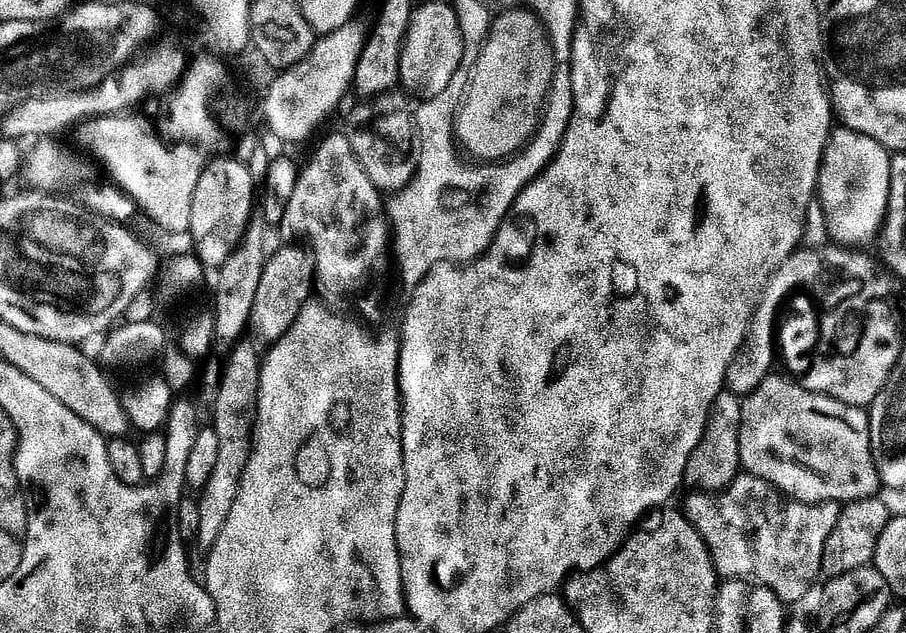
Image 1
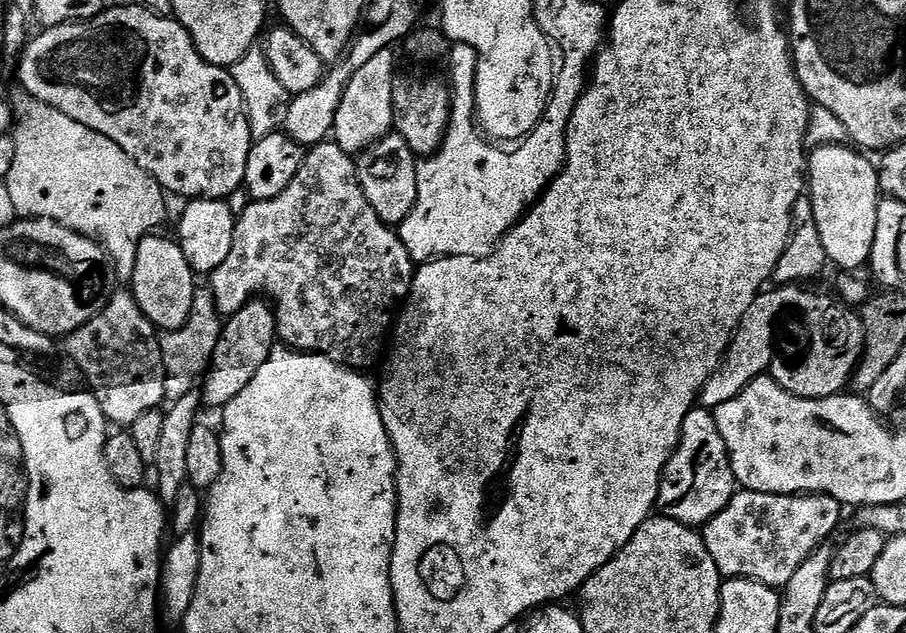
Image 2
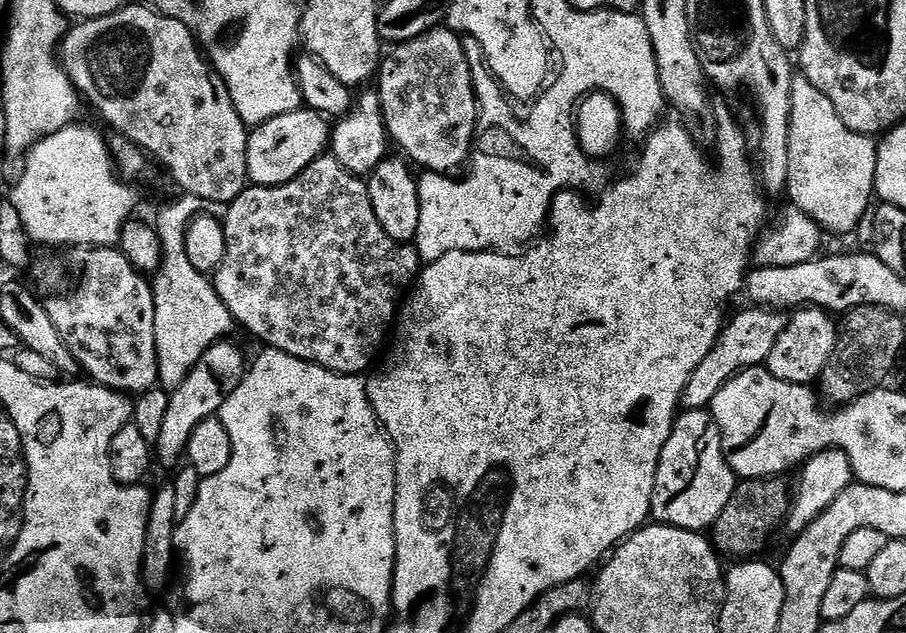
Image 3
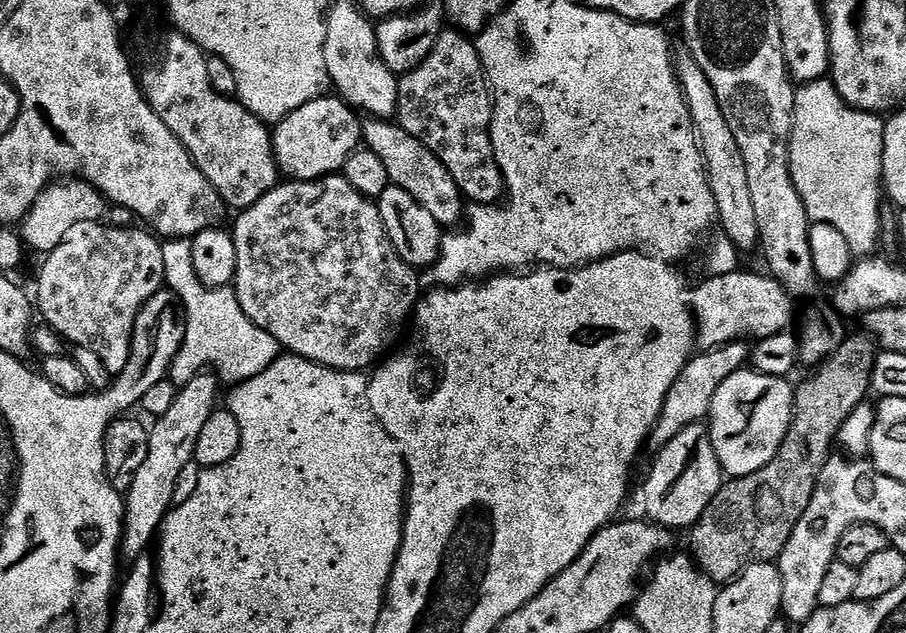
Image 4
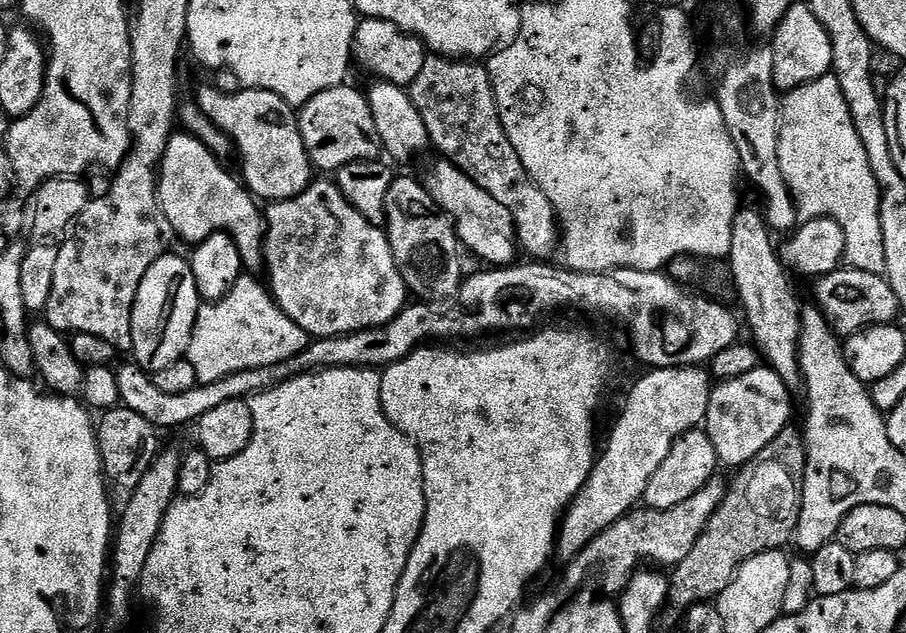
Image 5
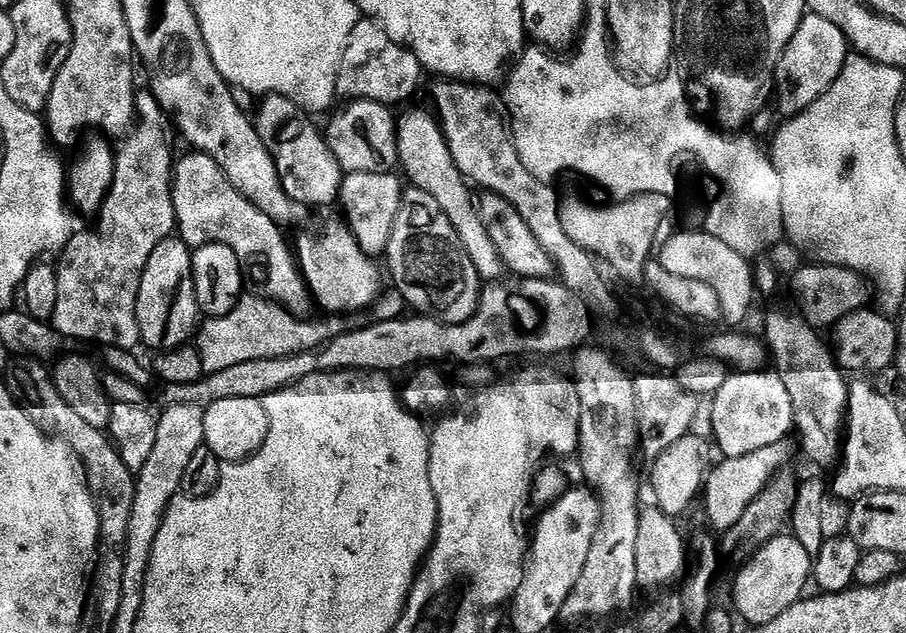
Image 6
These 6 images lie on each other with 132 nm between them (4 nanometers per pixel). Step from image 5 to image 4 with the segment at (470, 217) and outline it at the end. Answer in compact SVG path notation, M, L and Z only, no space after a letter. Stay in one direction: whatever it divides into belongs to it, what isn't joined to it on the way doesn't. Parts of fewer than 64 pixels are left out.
M368 118L362 124L362 140L367 151L374 153L382 161L382 166L386 166L391 187L406 190L410 198L414 198L419 204L426 206L430 214L434 214L441 226L456 226L461 223L466 204L460 195L460 188L454 178L450 178L450 170L446 170L446 166L442 166L438 157L425 144L418 142L414 134L406 134L406 130L402 130L402 126L391 119Z

